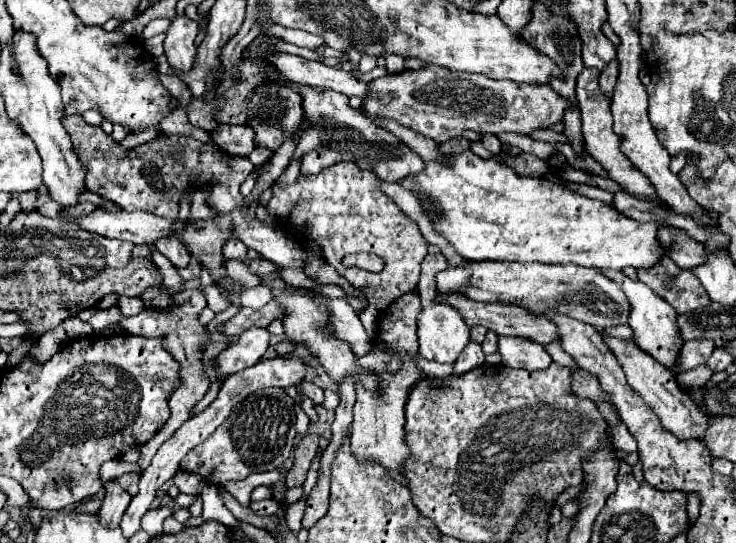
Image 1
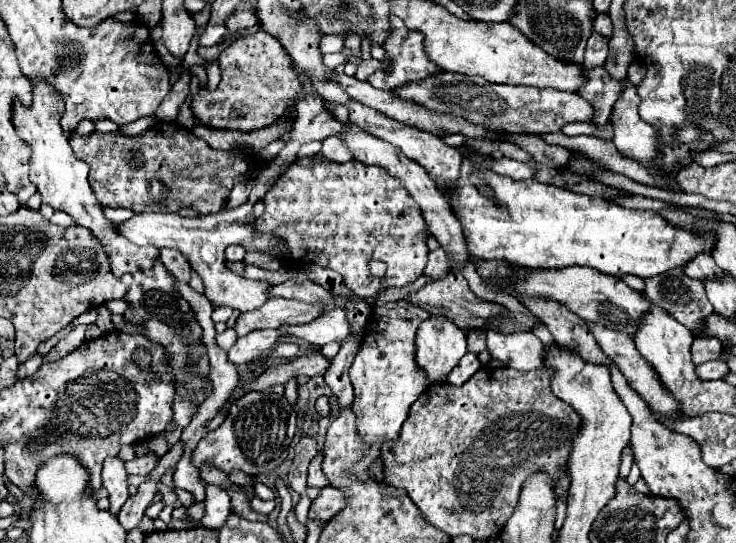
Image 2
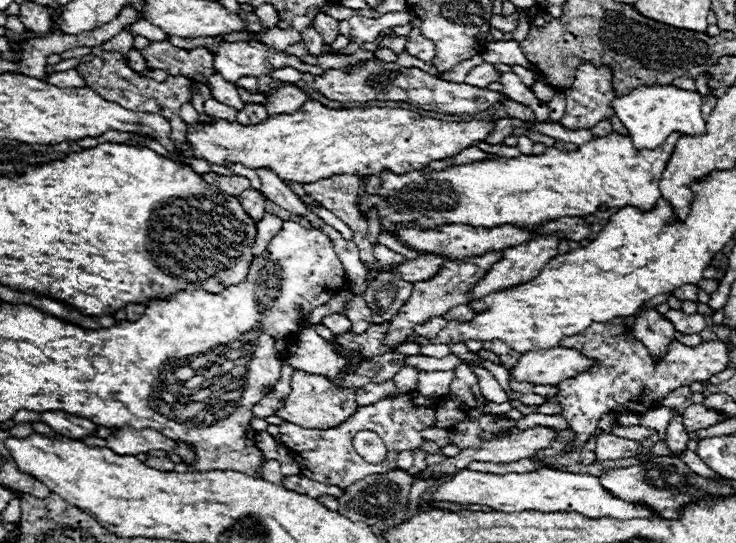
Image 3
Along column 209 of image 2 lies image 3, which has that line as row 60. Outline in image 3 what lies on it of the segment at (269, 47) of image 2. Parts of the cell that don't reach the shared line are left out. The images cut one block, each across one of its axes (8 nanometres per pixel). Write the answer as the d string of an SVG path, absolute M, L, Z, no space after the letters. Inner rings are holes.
M102 52L100 56L94 56L90 62L84 62L76 66L78 74L98 92L100 96L106 96L106 100L114 100L122 104L124 108L136 110L136 112L158 112L166 120L170 120L172 132L170 138L176 144L186 142L186 122L180 118L180 108L184 102L190 102L190 80L184 76L168 76L166 82L156 82L152 78L142 78L138 72L134 72L126 58L120 52Z

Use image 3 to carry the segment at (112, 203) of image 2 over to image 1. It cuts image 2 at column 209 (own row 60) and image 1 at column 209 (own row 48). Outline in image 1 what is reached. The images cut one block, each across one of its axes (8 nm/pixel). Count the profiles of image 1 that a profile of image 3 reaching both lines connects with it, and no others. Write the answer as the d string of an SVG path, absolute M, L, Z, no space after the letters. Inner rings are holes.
M82 116L76 118L64 118L62 120L72 146L80 158L80 162L88 168L86 174L86 188L94 194L98 194L114 204L118 204L122 210L132 212L132 210L146 210L150 214L156 216L164 216L164 218L178 218L178 204L182 194L188 192L190 184L196 184L198 188L202 188L204 184L214 184L216 190L212 190L206 198L206 204L216 212L232 212L236 208L242 206L244 198L240 194L240 184L248 178L248 174L254 170L254 164L244 158L244 156L226 156L222 154L218 148L214 148L212 144L194 140L192 136L168 136L168 134L160 134L154 140L150 140L144 146L126 150L122 148L110 134L106 134L100 126L88 126L84 124Z

